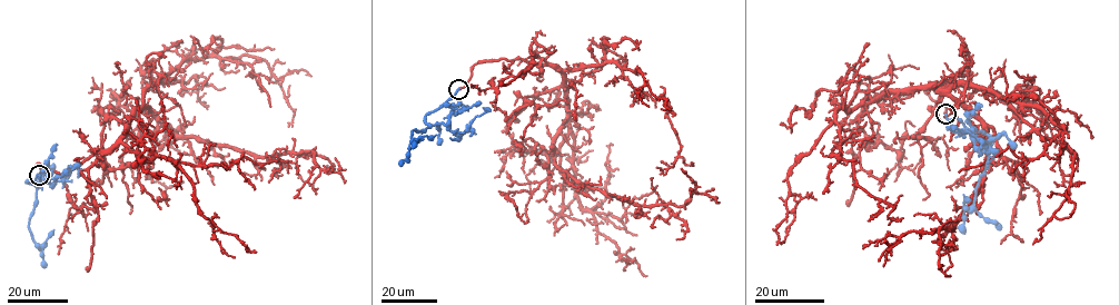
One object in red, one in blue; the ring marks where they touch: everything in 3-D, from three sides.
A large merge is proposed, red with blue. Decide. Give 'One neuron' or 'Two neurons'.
One neuron

